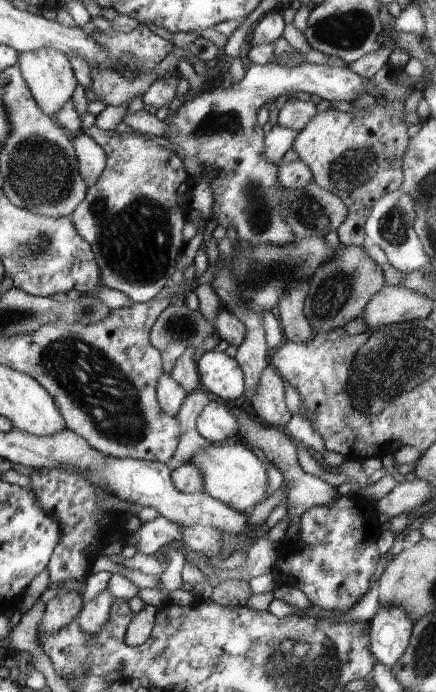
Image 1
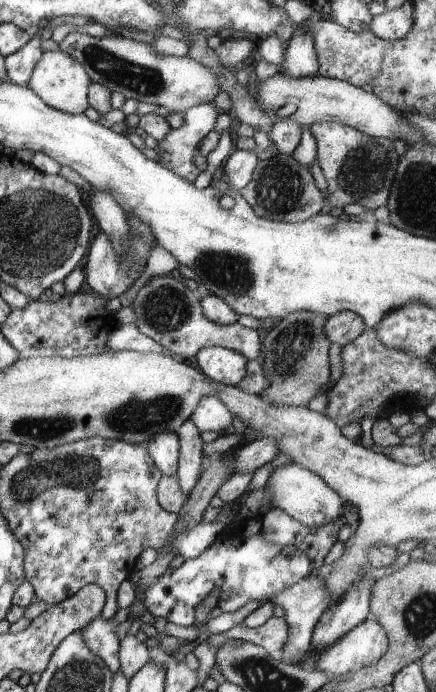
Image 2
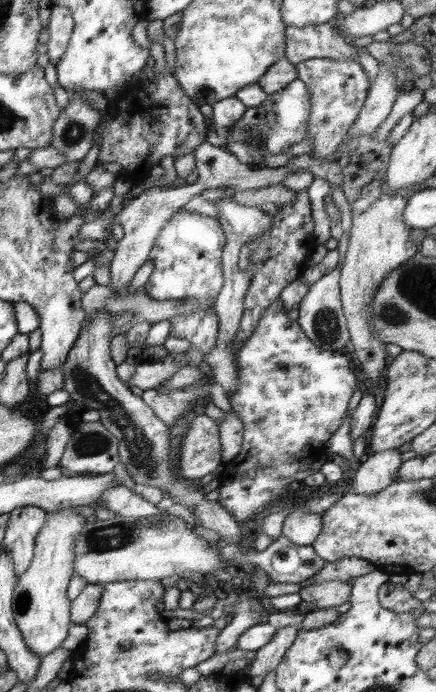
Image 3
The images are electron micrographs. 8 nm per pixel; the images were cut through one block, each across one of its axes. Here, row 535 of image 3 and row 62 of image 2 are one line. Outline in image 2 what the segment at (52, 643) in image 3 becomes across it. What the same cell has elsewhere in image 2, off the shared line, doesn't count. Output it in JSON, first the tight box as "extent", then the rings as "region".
{"extent":[27,50,92,114],"region":[[[61,50],[43,52],[38,64],[34,66],[27,87],[35,92],[48,106],[68,114],[82,114],[90,106],[88,88],[92,80],[85,68]]]}

